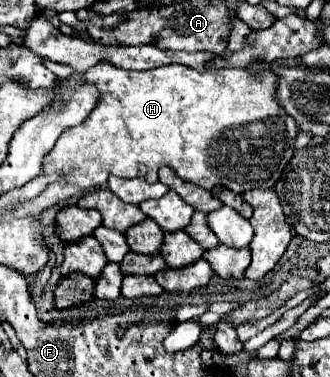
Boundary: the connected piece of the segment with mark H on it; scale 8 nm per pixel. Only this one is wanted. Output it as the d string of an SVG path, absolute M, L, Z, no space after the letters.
M102 61L102 65L96 65L94 69L90 69L90 73L84 73L84 81L90 81L92 85L96 85L100 89L100 101L98 105L92 109L92 115L86 117L86 121L82 121L82 125L76 125L74 129L66 129L66 133L62 133L54 145L54 149L50 153L46 153L46 157L42 159L42 173L62 173L62 183L54 183L48 185L34 201L24 201L22 205L18 205L16 213L18 217L26 217L32 213L40 213L46 207L56 205L58 201L70 199L74 195L82 195L86 191L90 191L92 187L100 187L106 185L108 175L118 175L118 177L144 177L148 183L156 183L158 181L158 169L160 167L170 167L176 171L178 177L202 187L202 189L212 189L214 185L222 185L234 193L244 193L246 189L272 189L276 185L276 181L280 179L284 167L288 165L288 161L294 155L294 139L298 135L296 123L294 119L286 113L286 111L278 111L278 101L274 97L276 93L276 77L272 71L264 71L260 75L250 75L246 69L210 69L206 73L200 73L192 67L184 67L184 65L162 65L150 71L126 71L126 69L118 69L114 65L110 65L108 61Z

